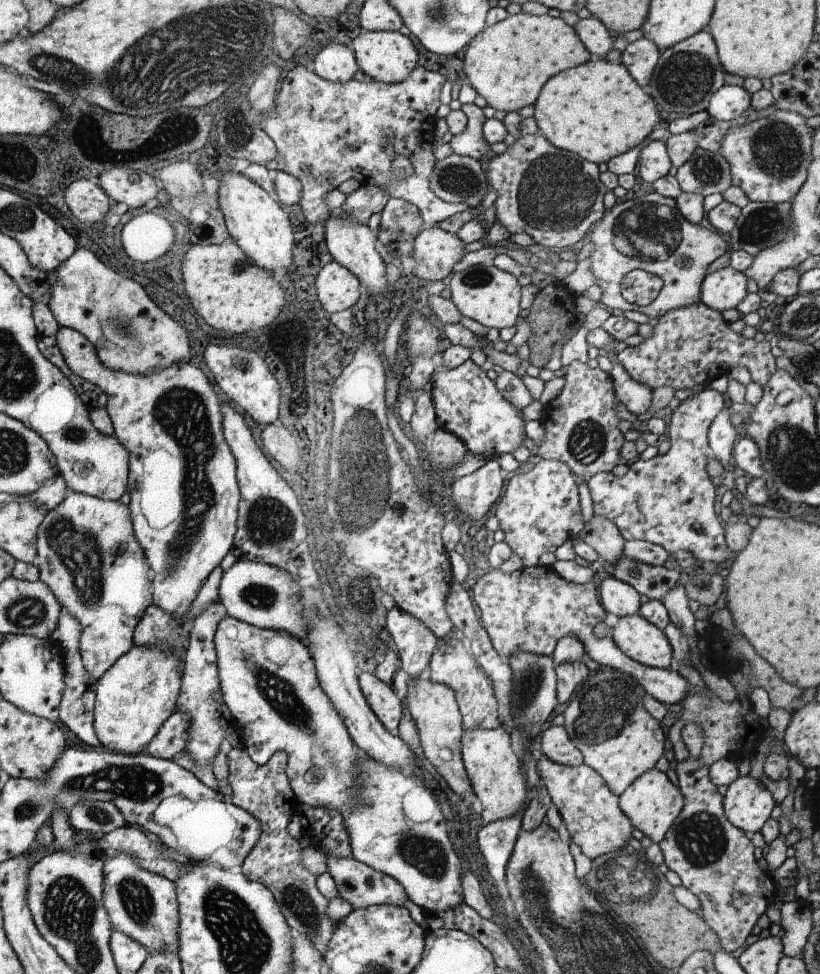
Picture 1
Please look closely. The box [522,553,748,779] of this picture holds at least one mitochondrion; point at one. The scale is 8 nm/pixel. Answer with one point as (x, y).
(604, 716)

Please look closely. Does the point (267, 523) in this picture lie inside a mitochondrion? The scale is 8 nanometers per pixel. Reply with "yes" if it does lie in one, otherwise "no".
yes

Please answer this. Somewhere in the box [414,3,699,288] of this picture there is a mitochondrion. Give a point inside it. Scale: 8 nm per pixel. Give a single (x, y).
(555, 191)

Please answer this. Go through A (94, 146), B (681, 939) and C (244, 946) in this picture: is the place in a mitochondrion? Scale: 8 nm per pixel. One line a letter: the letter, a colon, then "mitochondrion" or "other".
A: other
B: other
C: mitochondrion

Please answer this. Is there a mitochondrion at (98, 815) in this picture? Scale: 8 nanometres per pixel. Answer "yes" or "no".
yes

